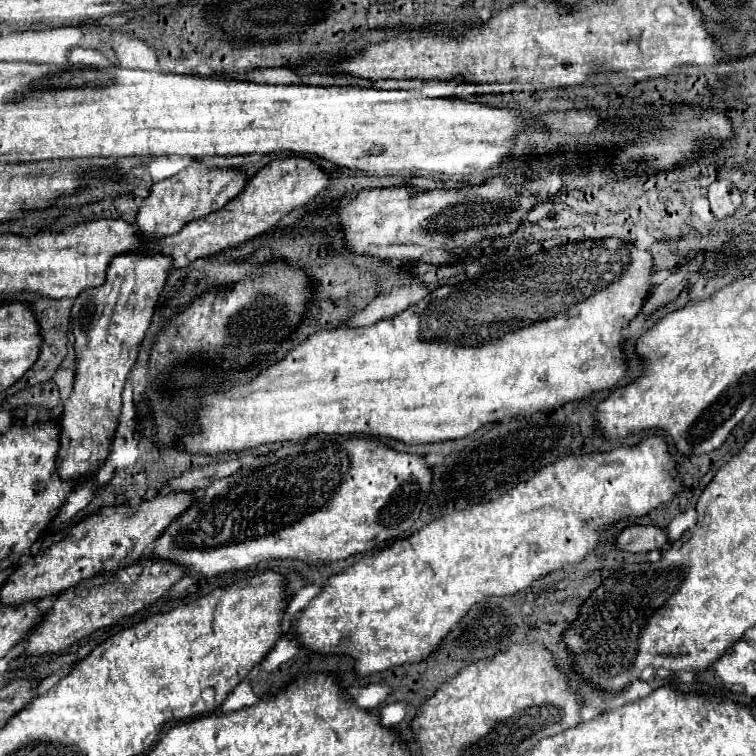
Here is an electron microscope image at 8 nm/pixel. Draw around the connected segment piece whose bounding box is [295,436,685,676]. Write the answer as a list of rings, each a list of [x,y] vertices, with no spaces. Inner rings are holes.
[[[649,436],[635,446],[619,446],[611,452],[557,460],[553,466],[539,470],[533,480],[519,482],[499,500],[475,504],[447,514],[447,518],[433,520],[409,538],[399,538],[391,546],[381,548],[373,556],[365,556],[345,572],[329,578],[323,592],[299,614],[295,622],[297,640],[313,652],[353,656],[359,676],[383,672],[407,662],[421,662],[437,650],[437,644],[441,644],[445,634],[453,630],[473,604],[489,596],[517,594],[537,578],[561,570],[565,564],[583,562],[585,556],[597,548],[599,536],[607,528],[613,528],[629,516],[645,516],[657,506],[669,504],[683,490],[685,484],[677,472],[677,462],[663,436]]]

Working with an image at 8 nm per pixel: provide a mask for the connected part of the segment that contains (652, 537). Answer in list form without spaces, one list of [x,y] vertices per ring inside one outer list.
[[[629,526],[617,538],[617,548],[625,552],[649,552],[661,550],[661,546],[669,542],[667,530],[657,526]]]

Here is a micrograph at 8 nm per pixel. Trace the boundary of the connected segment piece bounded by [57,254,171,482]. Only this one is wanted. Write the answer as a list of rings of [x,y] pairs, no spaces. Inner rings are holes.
[[[115,256],[107,280],[99,288],[81,292],[73,304],[73,336],[75,336],[75,388],[63,402],[61,414],[61,450],[57,454],[57,472],[63,480],[81,478],[85,482],[109,456],[109,446],[117,430],[121,414],[121,392],[125,380],[137,360],[139,344],[149,328],[159,292],[171,270],[169,256]]]

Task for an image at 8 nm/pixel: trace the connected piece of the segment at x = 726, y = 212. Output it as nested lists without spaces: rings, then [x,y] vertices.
[[[717,180],[709,186],[709,194],[707,194],[709,202],[711,202],[711,212],[715,214],[715,218],[727,218],[731,216],[743,202],[741,198],[741,190],[729,182],[729,180]]]

